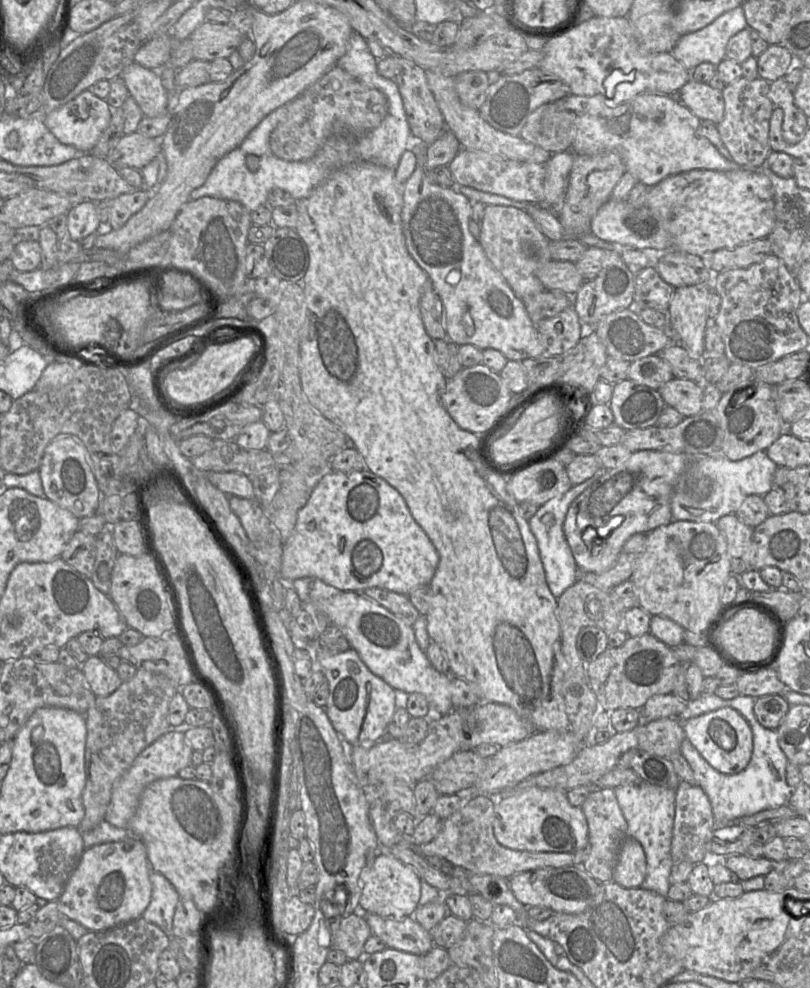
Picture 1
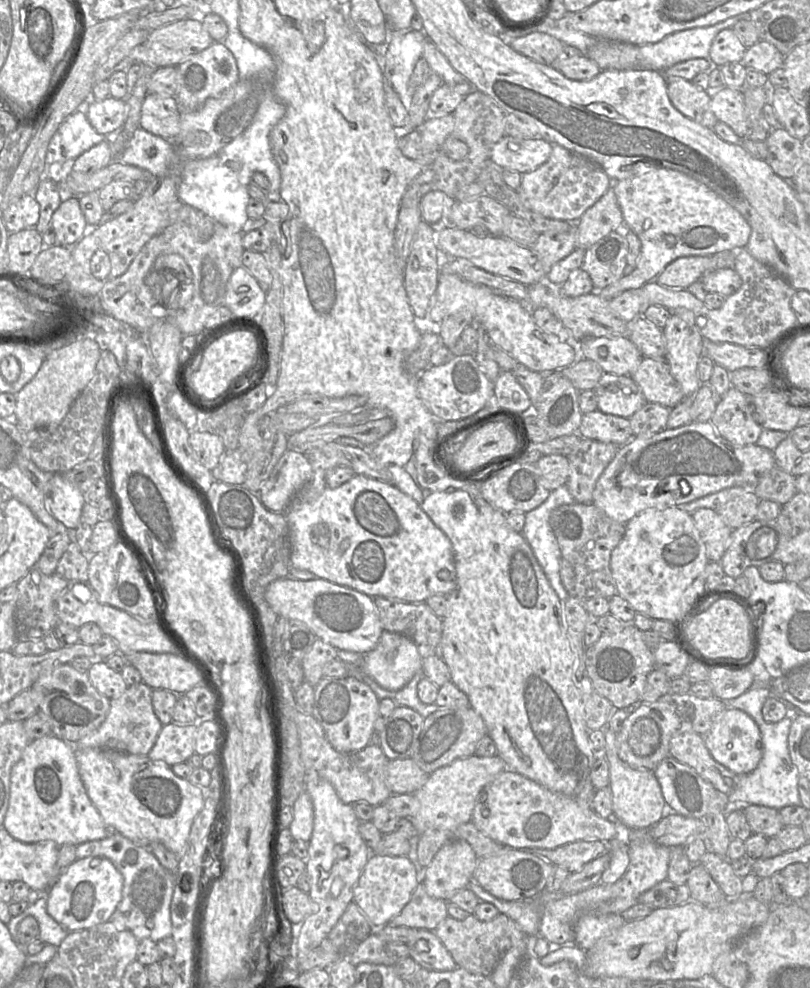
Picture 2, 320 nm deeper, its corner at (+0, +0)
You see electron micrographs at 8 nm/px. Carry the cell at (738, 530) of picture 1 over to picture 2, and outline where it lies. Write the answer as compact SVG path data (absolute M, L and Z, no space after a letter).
M699 508L691 515L701 534L709 561L720 562L733 530L712 509Z

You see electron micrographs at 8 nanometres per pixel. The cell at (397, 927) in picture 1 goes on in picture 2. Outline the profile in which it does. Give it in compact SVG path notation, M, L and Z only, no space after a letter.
M413 929L413 939L406 945L409 957L426 970L452 971L458 967L434 931Z

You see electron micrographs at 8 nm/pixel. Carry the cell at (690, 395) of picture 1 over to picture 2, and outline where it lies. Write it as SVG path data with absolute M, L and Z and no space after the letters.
M643 357L631 378L640 388L646 402L671 409L684 399L665 361Z

